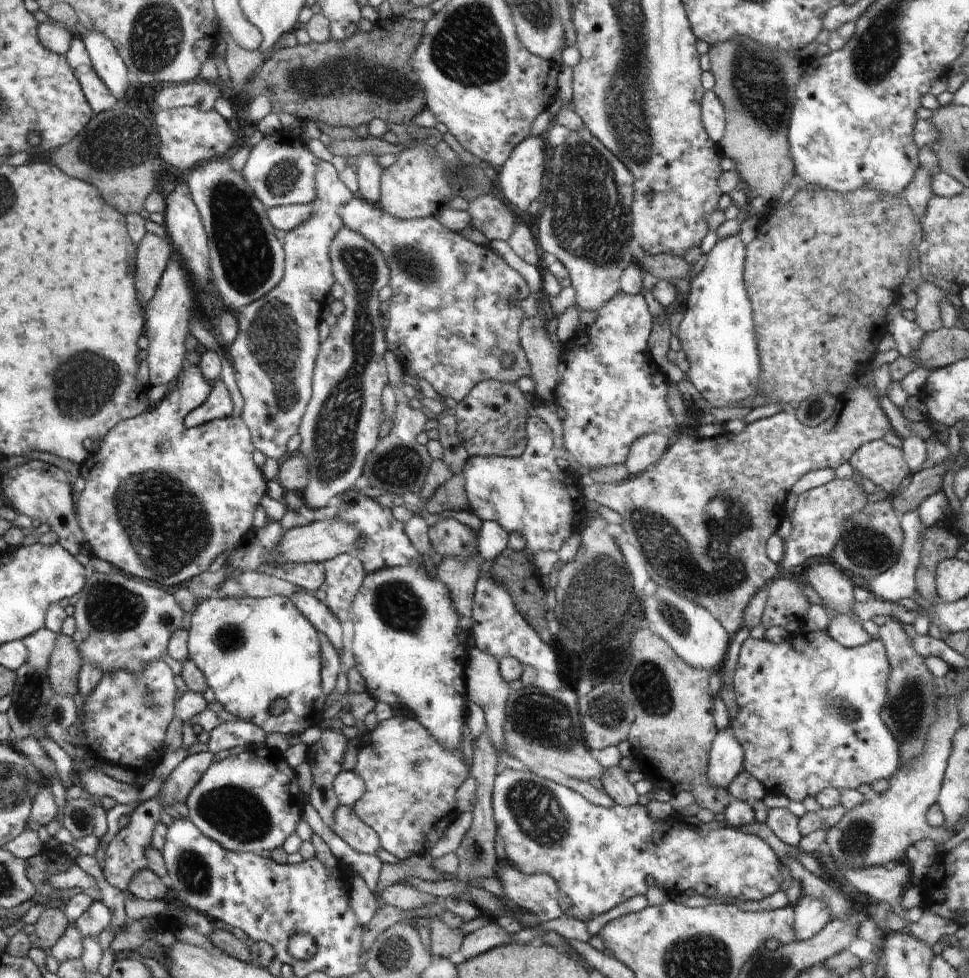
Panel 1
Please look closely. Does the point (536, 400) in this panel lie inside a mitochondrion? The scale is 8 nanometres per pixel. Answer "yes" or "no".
no

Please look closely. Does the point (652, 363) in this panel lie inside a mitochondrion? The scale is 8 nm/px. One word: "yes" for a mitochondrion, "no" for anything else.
no

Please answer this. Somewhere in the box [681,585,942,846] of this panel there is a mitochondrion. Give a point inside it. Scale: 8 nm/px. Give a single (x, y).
(908, 712)

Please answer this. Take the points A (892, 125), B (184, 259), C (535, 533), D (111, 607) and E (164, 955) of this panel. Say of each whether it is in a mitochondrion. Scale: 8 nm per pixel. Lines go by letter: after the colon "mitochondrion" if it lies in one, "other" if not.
A: other
B: other
C: other
D: mitochondrion
E: other

